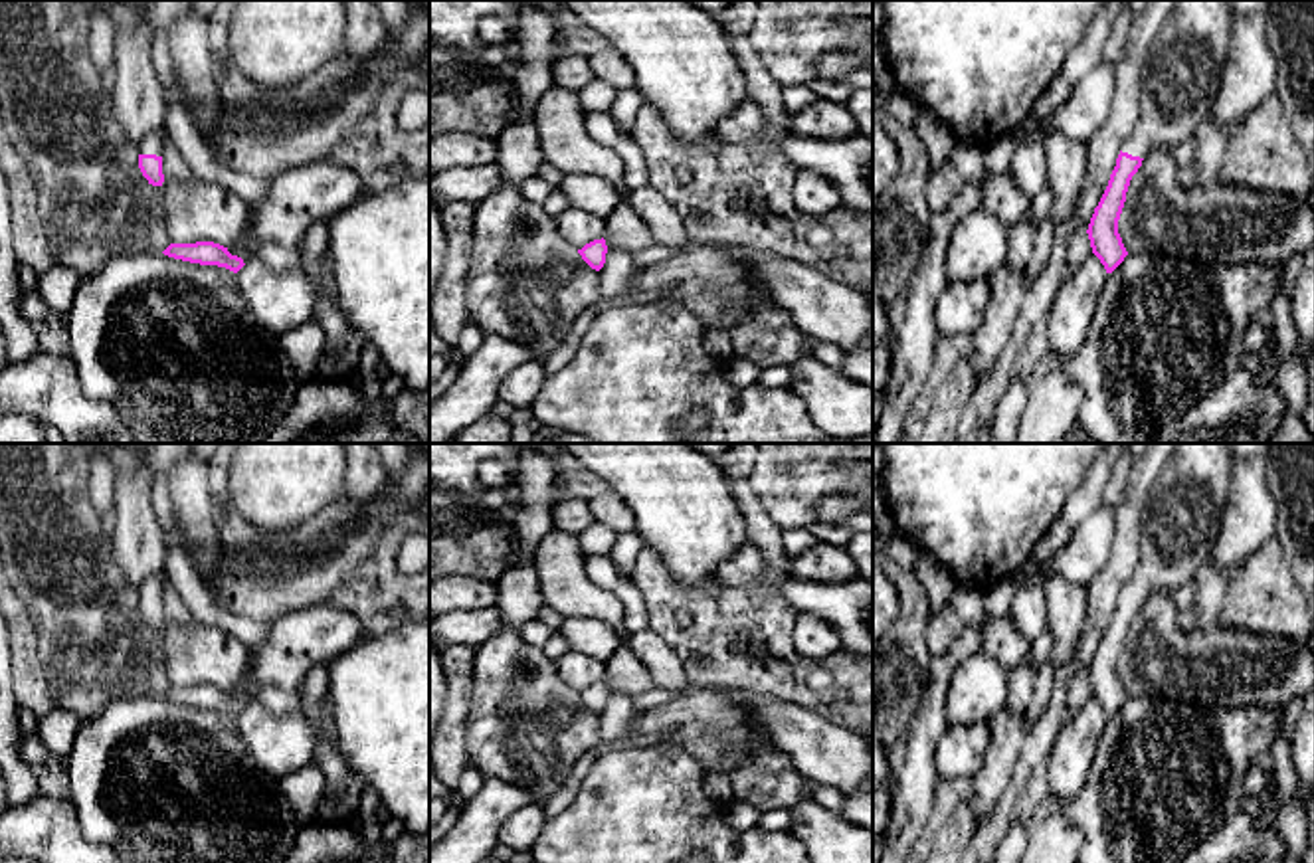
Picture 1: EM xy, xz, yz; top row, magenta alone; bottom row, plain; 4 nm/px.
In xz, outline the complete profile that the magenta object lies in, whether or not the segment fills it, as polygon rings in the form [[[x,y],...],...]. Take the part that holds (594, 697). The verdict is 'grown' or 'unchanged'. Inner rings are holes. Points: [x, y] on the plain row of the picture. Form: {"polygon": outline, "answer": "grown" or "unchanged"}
{"polygon": [[[604,681],[594,683],[586,687],[582,693],[578,693],[578,697],[592,713],[600,715],[606,707],[606,697],[608,697],[606,683]]], "answer": "unchanged"}

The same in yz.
{"polygon": [[[1177,443],[1142,511],[1142,558],[1124,584],[1108,629],[1088,667],[1092,697],[1106,717],[1128,699],[1118,663],[1132,620],[1156,592],[1175,592],[1211,560],[1229,499],[1227,443]]], "answer": "grown"}

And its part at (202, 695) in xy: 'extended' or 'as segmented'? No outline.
as segmented

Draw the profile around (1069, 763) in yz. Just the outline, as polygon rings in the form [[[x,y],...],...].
[[[1094,697],[1079,713],[1069,715],[1045,762],[1049,794],[1065,804],[1077,798],[1086,784],[1106,720],[1108,717]]]

